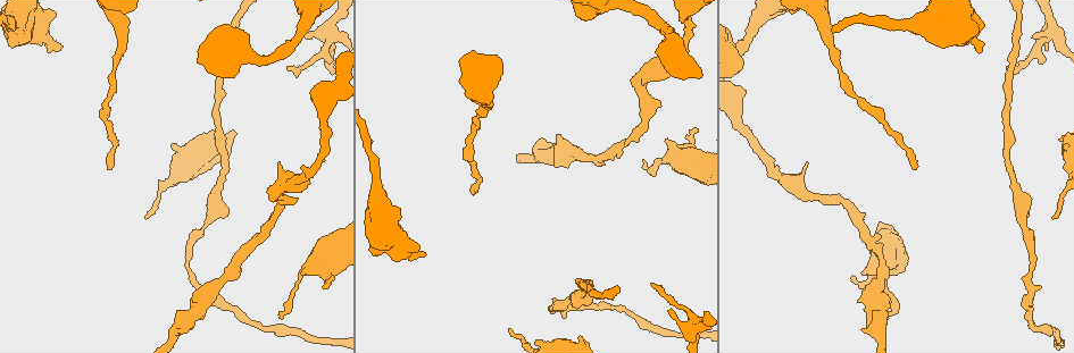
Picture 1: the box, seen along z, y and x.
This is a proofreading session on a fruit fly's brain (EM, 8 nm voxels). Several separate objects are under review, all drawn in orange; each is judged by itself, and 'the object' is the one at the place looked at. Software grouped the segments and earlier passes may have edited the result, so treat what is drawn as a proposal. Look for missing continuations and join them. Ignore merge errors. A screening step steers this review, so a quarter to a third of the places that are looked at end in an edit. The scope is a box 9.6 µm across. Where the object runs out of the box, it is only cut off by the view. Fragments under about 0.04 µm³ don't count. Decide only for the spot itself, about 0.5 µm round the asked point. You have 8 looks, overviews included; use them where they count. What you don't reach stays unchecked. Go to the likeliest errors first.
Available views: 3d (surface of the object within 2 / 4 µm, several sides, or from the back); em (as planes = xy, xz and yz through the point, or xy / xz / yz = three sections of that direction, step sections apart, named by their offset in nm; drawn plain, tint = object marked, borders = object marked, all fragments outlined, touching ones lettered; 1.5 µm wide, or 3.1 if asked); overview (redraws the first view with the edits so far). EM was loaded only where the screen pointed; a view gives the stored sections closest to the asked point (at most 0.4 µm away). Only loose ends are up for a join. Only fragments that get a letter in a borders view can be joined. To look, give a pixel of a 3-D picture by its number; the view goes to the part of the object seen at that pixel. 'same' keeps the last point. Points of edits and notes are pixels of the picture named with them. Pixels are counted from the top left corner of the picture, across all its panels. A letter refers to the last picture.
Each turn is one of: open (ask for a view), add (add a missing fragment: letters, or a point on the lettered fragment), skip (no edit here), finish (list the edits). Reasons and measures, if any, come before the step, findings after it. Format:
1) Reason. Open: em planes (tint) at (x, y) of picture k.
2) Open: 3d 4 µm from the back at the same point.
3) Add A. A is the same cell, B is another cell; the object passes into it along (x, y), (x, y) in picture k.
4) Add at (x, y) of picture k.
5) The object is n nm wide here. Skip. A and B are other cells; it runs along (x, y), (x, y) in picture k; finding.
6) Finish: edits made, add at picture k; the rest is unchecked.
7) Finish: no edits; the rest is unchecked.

Free end. Open: 3d 4 µm at (862, 275) of picture 1.

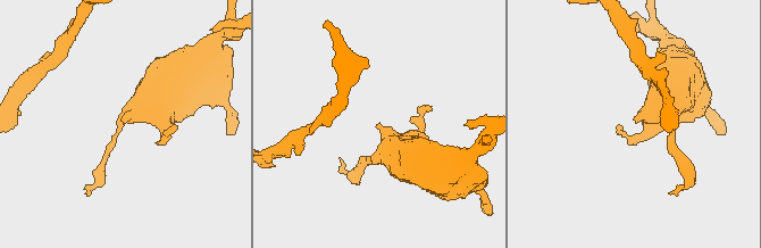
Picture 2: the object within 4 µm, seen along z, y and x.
Open: em planes (plain) at (120, 119) of picture 2.

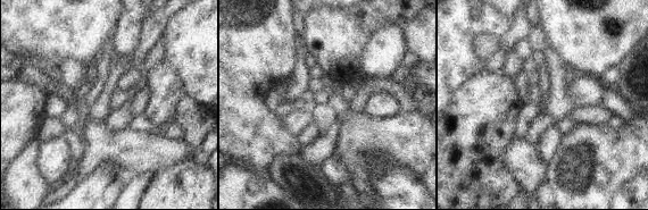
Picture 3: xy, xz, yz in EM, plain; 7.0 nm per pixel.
Open: em planes (borders) at the same point.

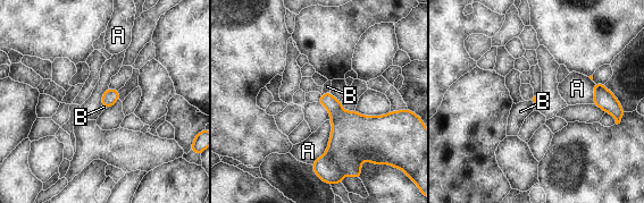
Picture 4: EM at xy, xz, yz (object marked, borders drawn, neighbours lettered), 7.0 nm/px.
The longest contact is with A, 360 nm. Add B. B is the same cell, A is another cell; the object passes into it along (343, 123), (325, 93), (327, 86) in picture 4; it goes on there.

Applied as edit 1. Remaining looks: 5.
Branch stops here. Open: em planes (plain) at (660, 103) of picture 1.

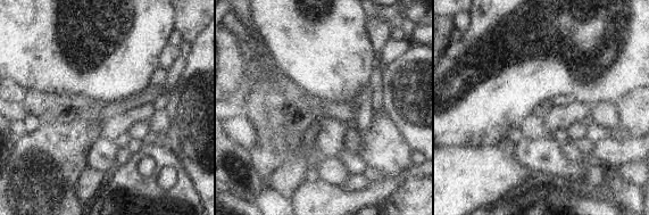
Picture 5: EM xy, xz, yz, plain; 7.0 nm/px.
Open: em planes (borders) at the same point.

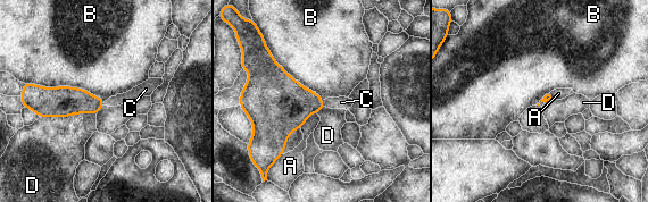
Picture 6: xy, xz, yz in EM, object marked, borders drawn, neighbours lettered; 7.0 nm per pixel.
Add C. C is the same cell, A, B and D are other cells; the object passes into it along (287, 104), (322, 103), (341, 102) in picture 6; it goes on there.

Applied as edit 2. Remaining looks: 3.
Branch stops here. Open: 3d 4 µm at (1044, 61) of picture 1.

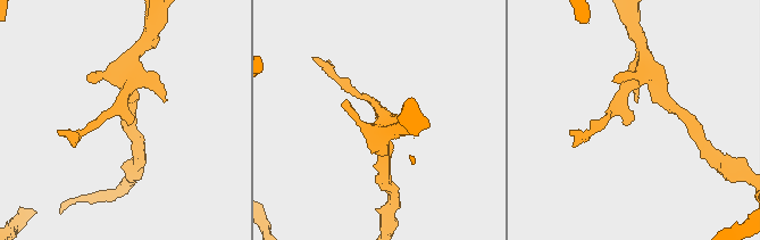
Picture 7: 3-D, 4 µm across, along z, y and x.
Now the EM. Open: em xz step 4 (tint) at (631, 120) of picture 7.

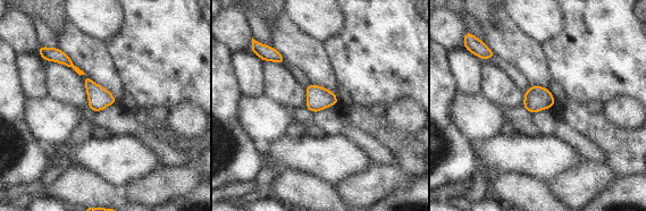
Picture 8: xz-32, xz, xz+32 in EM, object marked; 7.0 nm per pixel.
Cut it another way. Open: em planes (borders) at the same point.

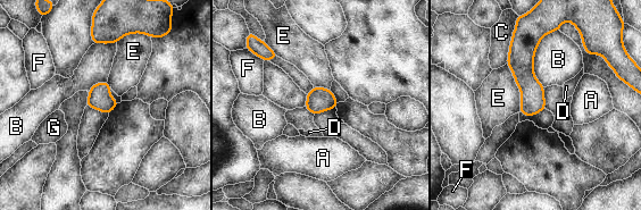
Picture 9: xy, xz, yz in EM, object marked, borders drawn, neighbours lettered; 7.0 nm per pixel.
The object is 160 nm wide here. Skip. A, B, C, D, E, F and G are other cells; a border runs along (304, 107), (314, 115) in picture 9; none of them fits.

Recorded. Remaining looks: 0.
Finish: edits made, add at picture 4, add at picture 6; the rest is unchecked.

